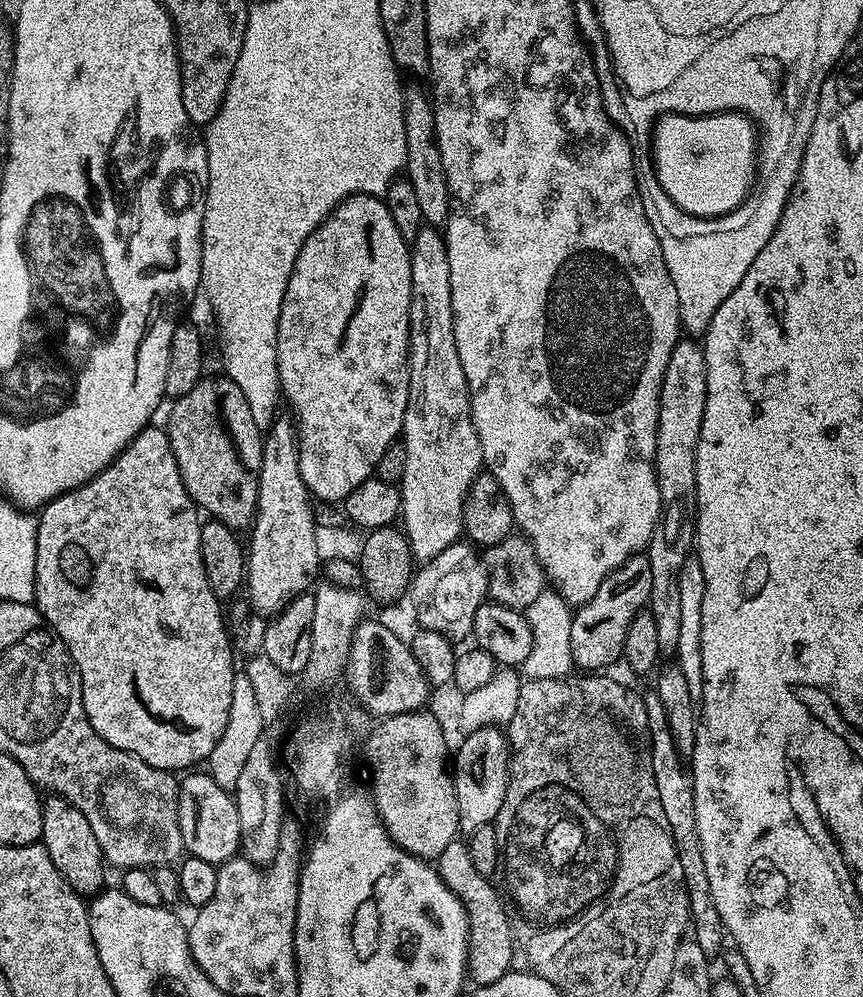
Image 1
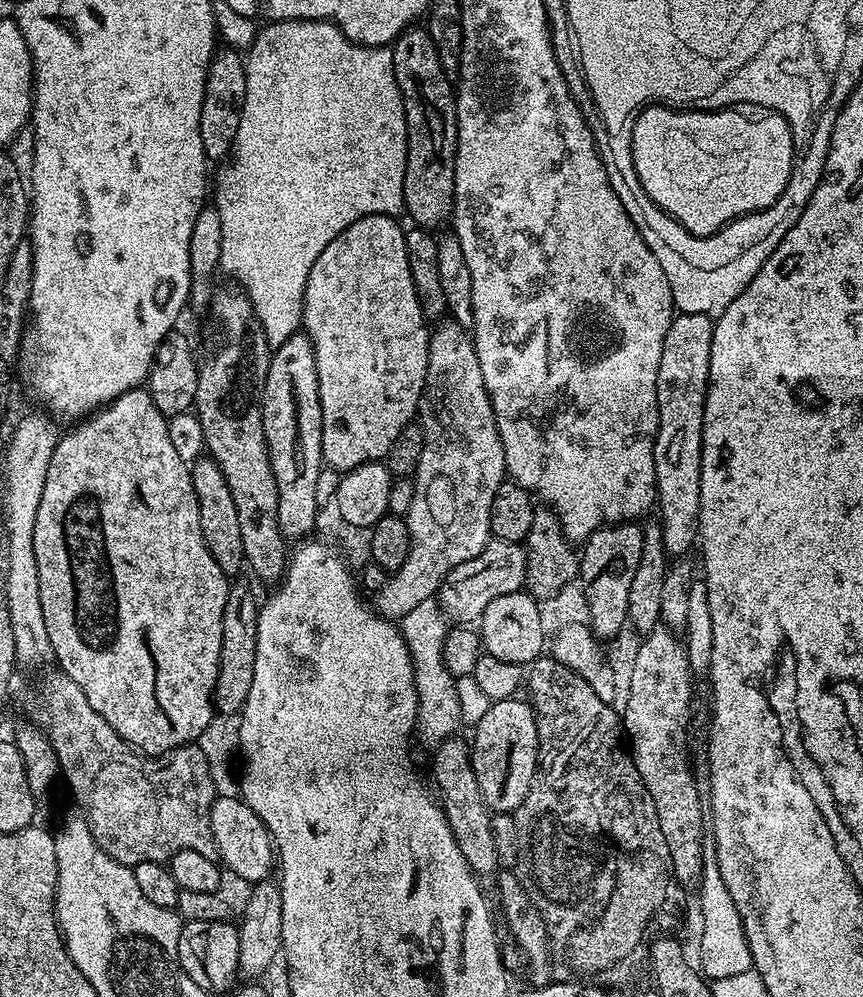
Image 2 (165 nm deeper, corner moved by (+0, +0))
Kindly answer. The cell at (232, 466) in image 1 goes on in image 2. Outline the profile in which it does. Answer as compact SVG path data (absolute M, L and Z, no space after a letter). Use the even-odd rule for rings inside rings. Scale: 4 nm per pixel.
M237 581L238 584L233 583L229 587L225 613L222 614L222 647L219 650L218 678L213 692L213 707L219 714L242 712L254 680L260 602L242 581Z

